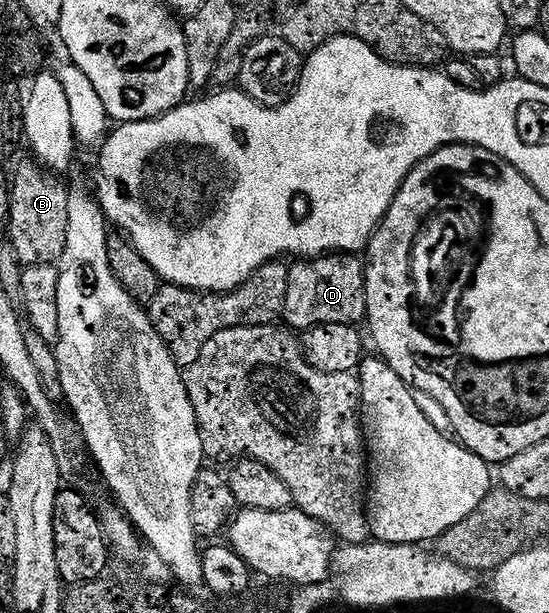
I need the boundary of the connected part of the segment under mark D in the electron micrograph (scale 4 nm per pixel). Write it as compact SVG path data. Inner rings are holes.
M333 253L299 259L288 268L287 278L289 291L285 291L282 320L292 330L306 331L318 325L358 326L367 316L365 265L358 256Z

